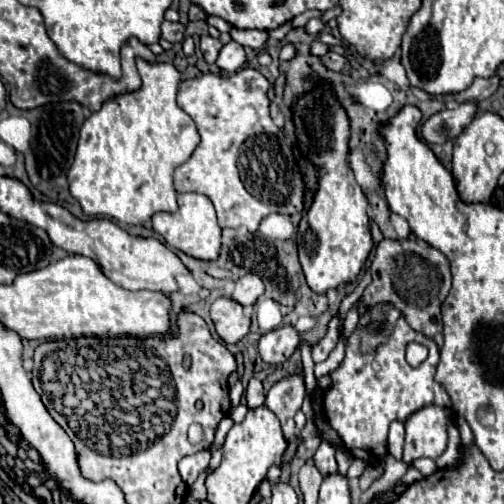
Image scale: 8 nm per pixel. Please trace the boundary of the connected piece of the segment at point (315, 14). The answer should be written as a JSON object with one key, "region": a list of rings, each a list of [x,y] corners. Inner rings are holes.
{"region":[[[308,10],[304,13],[294,17],[292,20],[292,28],[304,27],[308,20],[312,18],[319,18],[322,15],[322,11]]]}

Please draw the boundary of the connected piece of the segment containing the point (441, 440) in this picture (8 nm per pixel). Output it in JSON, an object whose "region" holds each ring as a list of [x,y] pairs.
{"region":[[[430,405],[416,411],[406,421],[404,461],[412,463],[418,457],[440,457],[446,451],[448,441],[448,417],[450,411]]]}

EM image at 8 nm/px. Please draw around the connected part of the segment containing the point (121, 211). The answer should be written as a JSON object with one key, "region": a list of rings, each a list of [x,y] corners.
{"region":[[[136,59],[138,73],[142,77],[142,87],[134,93],[118,95],[102,105],[98,113],[92,113],[78,139],[78,149],[74,163],[68,171],[68,189],[72,197],[80,203],[82,211],[90,217],[110,217],[128,225],[150,223],[152,215],[160,211],[176,213],[176,189],[172,185],[172,173],[178,165],[188,161],[200,143],[194,121],[176,105],[176,91],[180,83],[180,73],[170,63],[146,63]]]}

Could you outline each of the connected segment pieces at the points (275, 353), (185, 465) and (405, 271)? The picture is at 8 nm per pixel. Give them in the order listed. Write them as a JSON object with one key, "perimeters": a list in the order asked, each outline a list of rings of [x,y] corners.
{"perimeters":[[[[286,325],[286,327],[274,329],[266,335],[262,335],[260,345],[258,345],[258,353],[264,363],[278,365],[278,363],[284,363],[296,351],[298,343],[300,343],[298,331],[290,325]]],[[[200,451],[200,453],[184,457],[178,463],[178,469],[180,469],[180,475],[186,481],[186,485],[192,485],[196,481],[196,477],[208,467],[208,463],[210,463],[210,451]]],[[[384,239],[376,247],[374,261],[370,265],[372,283],[362,295],[362,303],[372,307],[376,303],[392,303],[402,311],[408,325],[426,337],[434,337],[442,331],[440,307],[450,293],[450,267],[448,259],[434,247],[424,245],[416,239],[390,241]]]]}

